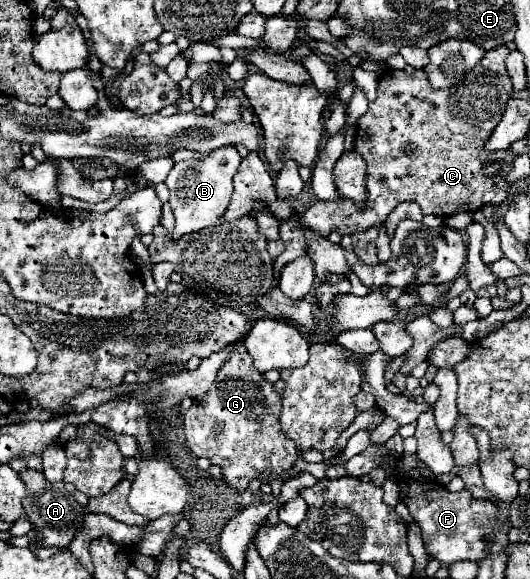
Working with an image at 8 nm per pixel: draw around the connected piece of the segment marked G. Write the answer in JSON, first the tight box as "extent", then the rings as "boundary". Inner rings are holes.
{"extent":[183,351,297,489],"boundary":[[[247,351],[231,353],[217,373],[215,387],[193,399],[193,405],[183,413],[187,445],[197,457],[207,457],[213,465],[221,465],[225,481],[235,489],[245,489],[255,473],[285,473],[297,461],[297,447],[279,423],[281,395],[253,367]]]}

